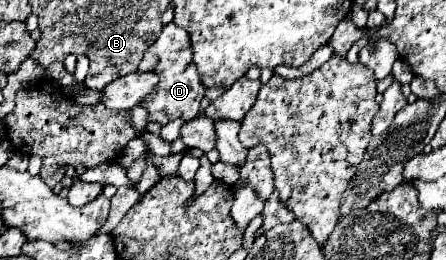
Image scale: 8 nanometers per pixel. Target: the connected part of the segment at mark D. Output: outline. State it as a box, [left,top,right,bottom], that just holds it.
[139,23,205,125]

